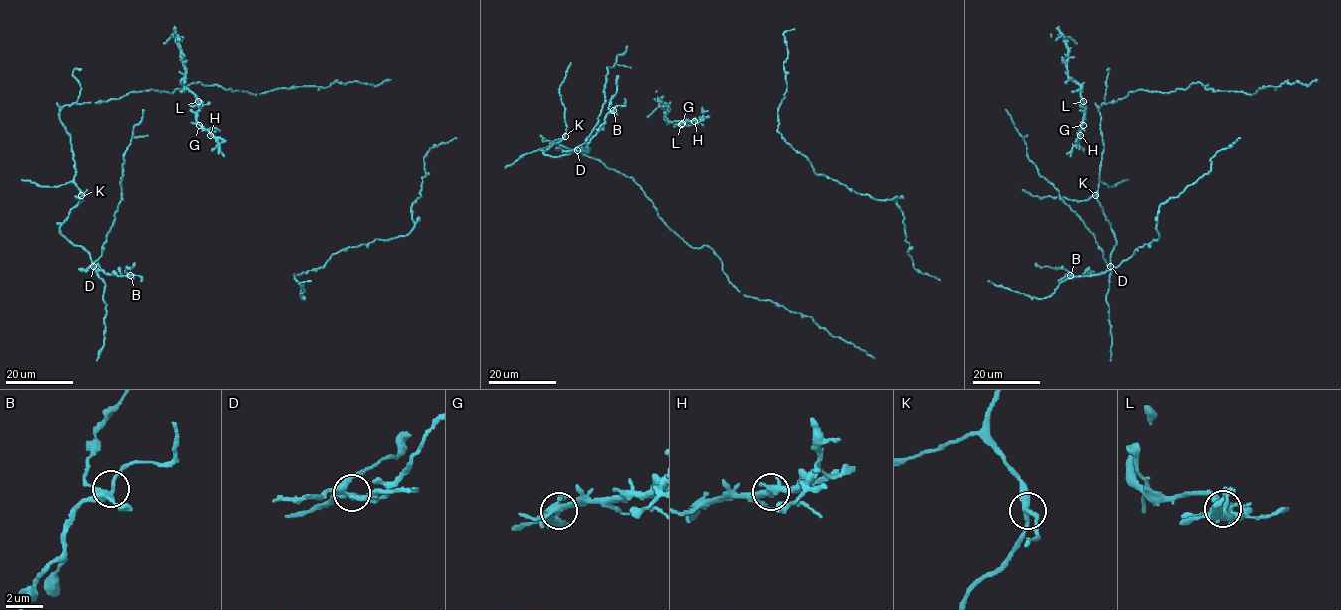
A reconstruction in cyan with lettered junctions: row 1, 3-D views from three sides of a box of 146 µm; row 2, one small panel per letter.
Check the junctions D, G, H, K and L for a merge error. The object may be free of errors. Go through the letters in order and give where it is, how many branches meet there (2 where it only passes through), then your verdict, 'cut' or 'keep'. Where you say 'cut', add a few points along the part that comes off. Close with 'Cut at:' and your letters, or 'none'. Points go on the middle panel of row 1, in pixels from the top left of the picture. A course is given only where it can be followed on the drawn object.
D: place (577, 150); branches 5; cut; course (577, 150), (598, 121), (605, 101), (607, 69), (627, 46)
G: place (682, 123); branches 3; keep
H: place (694, 121); branches 4; keep
K: place (565, 136); branches 3; keep
L: place (681, 124); branches 4; keep
Cut at: D

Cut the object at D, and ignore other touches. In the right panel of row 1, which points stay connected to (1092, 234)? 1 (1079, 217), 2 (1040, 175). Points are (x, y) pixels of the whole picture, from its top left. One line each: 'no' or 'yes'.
1: yes
2: yes

